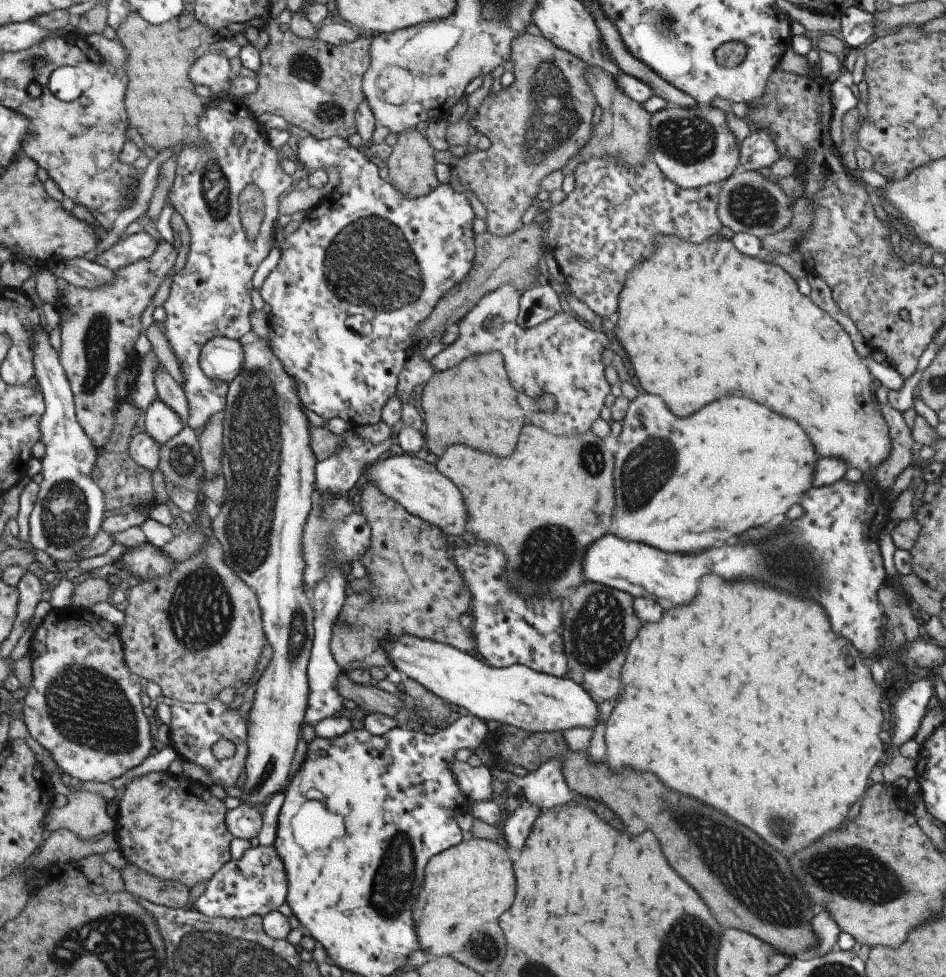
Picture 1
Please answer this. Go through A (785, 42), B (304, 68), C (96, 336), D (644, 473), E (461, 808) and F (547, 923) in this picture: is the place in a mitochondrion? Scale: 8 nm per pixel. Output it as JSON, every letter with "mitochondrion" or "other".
{"A":"other","B":"mitochondrion","C":"mitochondrion","D":"mitochondrion","E":"other","F":"other"}

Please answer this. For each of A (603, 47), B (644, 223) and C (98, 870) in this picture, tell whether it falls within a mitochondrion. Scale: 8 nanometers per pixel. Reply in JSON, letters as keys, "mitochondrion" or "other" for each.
{"A":"other","B":"other","C":"other"}

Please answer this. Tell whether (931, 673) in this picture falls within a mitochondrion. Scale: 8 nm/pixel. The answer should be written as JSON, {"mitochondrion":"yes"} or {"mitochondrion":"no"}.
{"mitochondrion":"no"}

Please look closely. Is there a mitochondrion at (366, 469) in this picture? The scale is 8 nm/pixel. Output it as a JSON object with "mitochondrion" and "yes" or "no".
{"mitochondrion":"no"}

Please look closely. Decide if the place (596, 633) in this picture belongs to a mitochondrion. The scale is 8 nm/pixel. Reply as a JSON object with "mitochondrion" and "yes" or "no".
{"mitochondrion":"yes"}

